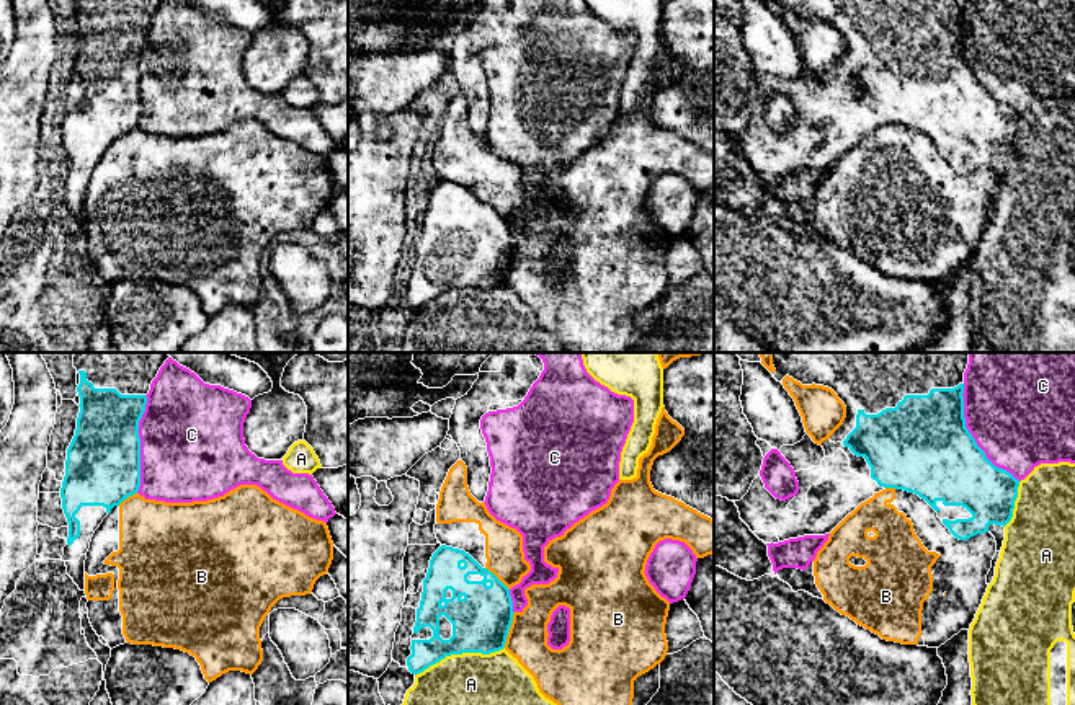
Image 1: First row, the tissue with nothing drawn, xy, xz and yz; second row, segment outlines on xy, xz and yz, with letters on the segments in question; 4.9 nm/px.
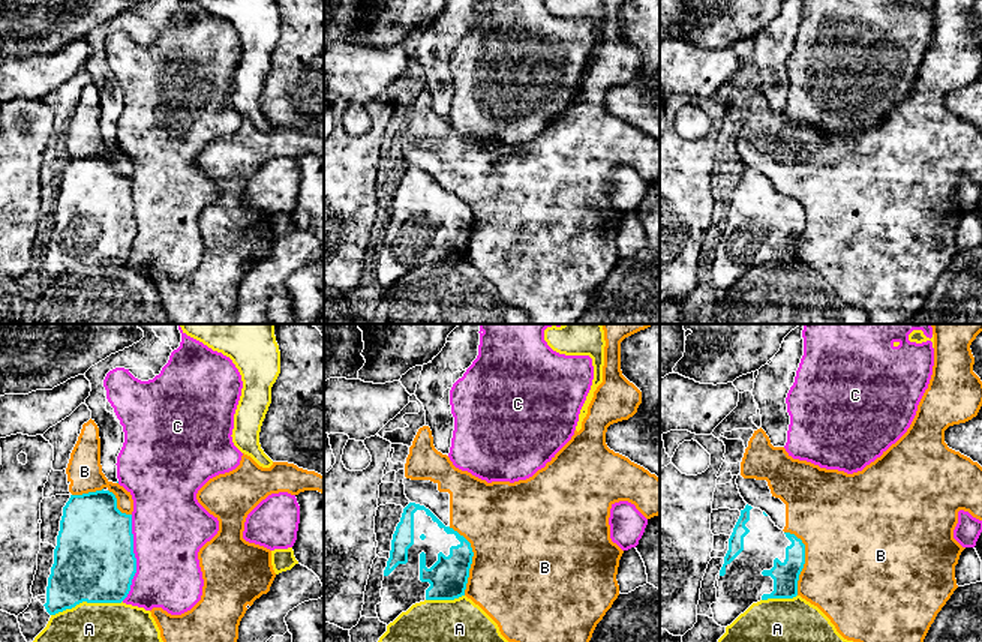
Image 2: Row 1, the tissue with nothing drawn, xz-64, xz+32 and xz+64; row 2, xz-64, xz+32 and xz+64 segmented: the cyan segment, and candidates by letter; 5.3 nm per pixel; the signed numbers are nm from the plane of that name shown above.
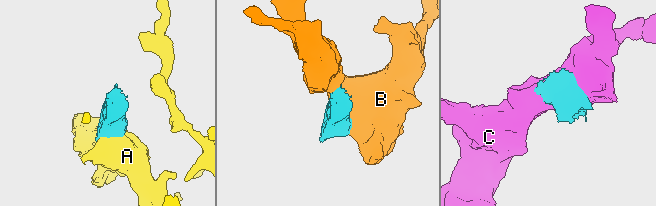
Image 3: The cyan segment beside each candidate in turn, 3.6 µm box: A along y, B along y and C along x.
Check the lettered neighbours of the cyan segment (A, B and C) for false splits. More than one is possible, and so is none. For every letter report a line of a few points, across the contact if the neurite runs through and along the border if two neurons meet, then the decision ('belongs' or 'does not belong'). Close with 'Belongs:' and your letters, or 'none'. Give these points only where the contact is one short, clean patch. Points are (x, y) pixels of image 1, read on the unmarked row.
A: does not belong
B: does not belong
C: does not belong
Belongs: none

